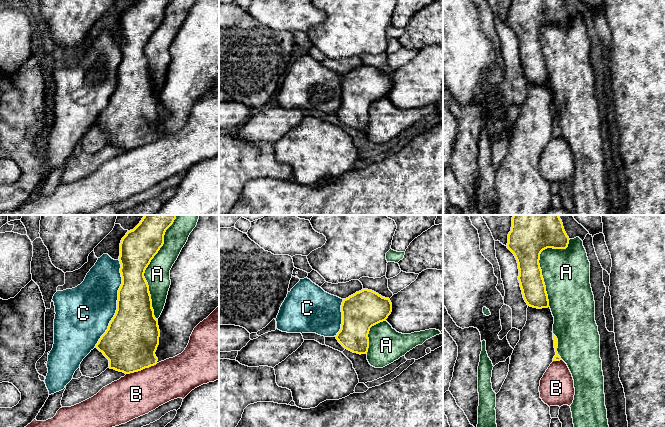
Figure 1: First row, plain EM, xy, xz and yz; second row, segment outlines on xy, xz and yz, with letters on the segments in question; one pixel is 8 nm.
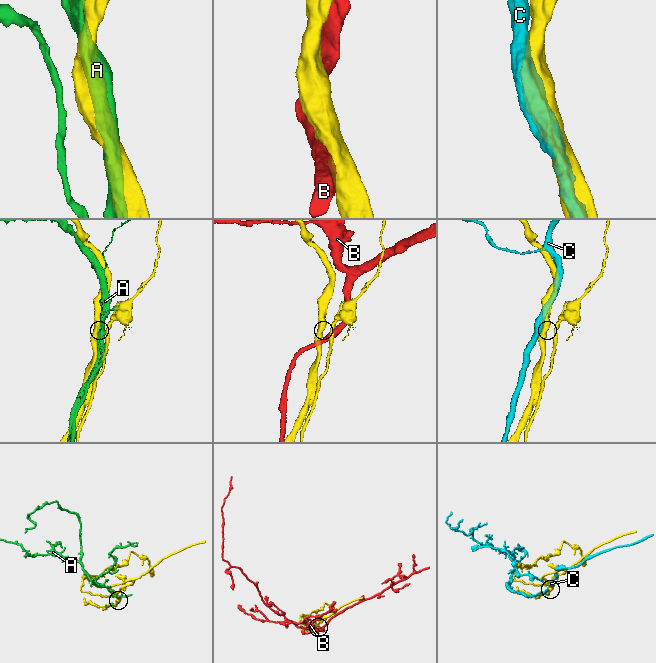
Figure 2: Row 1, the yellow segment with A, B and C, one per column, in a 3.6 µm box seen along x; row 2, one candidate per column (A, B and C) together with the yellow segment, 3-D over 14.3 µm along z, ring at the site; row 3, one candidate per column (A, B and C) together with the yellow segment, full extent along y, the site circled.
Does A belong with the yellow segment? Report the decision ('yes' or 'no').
yes

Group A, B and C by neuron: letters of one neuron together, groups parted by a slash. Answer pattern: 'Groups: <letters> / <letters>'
Groups: A / B / C

